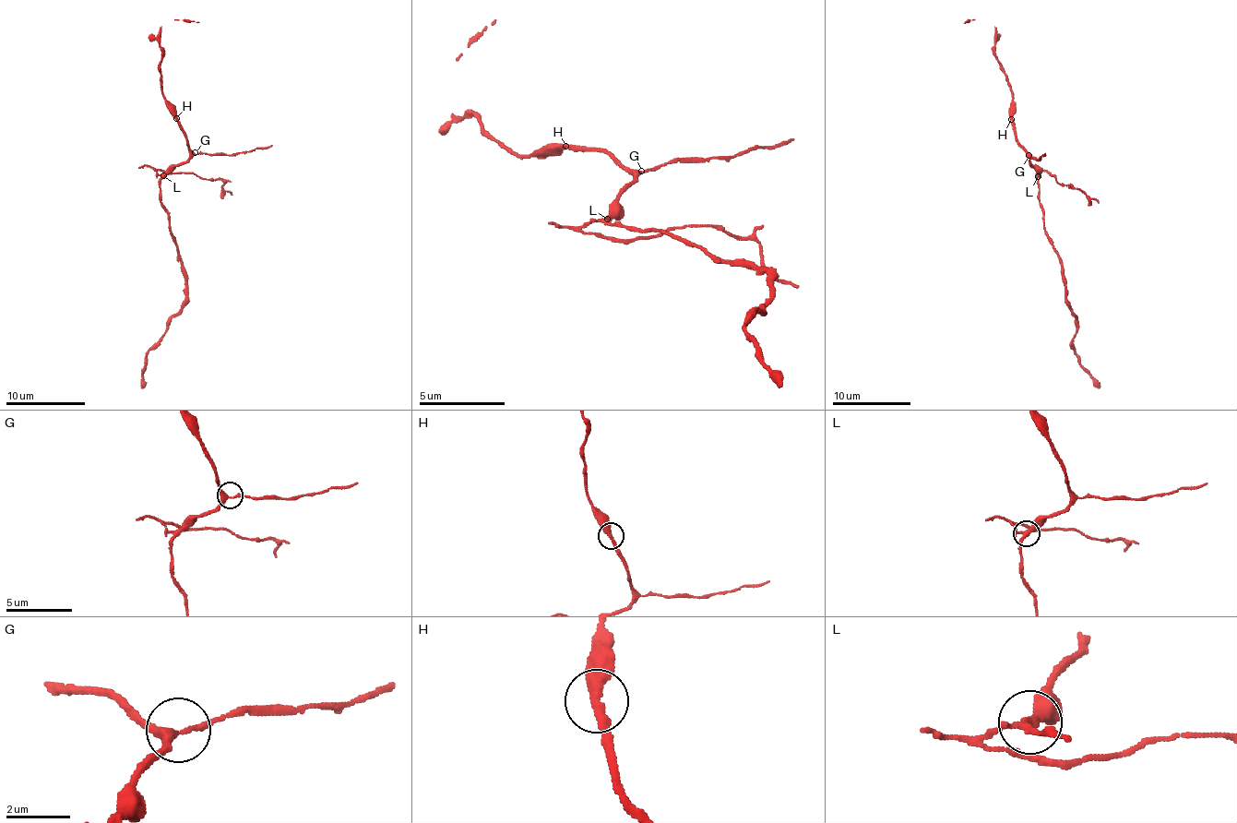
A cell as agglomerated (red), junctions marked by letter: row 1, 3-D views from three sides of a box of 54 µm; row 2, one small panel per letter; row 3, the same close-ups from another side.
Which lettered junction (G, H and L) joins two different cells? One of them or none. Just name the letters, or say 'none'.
L

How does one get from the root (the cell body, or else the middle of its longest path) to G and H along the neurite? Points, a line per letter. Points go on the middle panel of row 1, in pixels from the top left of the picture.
G: (606, 223), (603, 222), (608, 221), (623, 194), (641, 171)
H: (606, 223), (603, 222), (608, 221), (634, 175), (628, 174), (626, 170), (602, 152), (571, 150), (565, 146)

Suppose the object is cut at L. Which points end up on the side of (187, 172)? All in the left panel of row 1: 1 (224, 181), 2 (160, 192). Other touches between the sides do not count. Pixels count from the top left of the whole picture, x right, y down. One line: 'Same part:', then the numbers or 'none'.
Same part: 1

